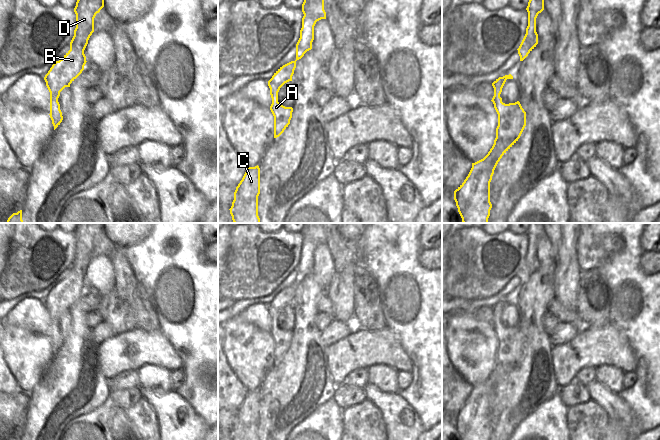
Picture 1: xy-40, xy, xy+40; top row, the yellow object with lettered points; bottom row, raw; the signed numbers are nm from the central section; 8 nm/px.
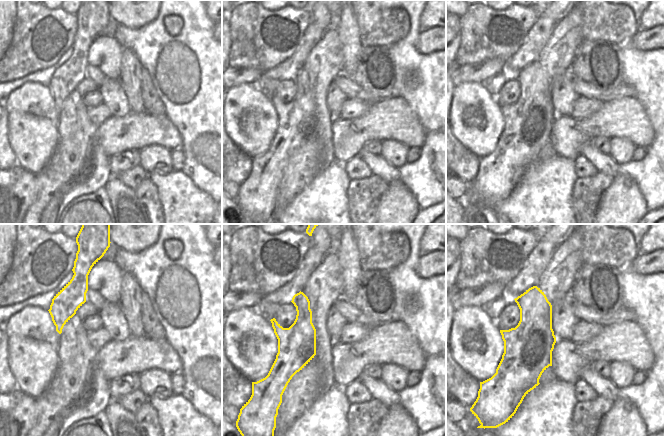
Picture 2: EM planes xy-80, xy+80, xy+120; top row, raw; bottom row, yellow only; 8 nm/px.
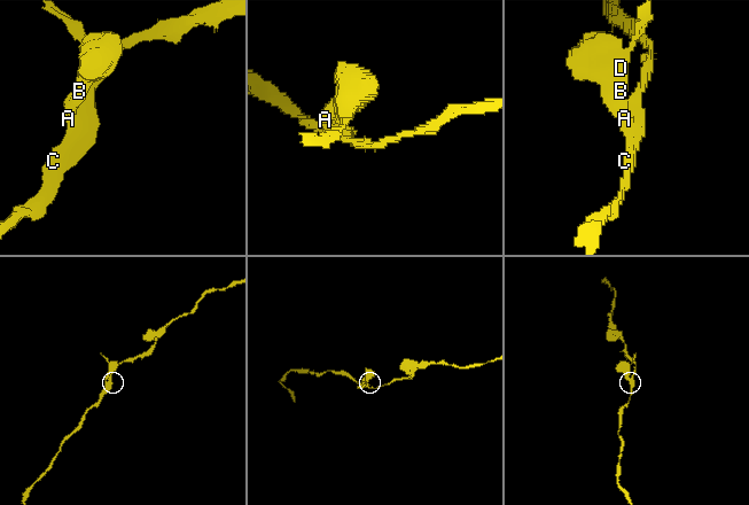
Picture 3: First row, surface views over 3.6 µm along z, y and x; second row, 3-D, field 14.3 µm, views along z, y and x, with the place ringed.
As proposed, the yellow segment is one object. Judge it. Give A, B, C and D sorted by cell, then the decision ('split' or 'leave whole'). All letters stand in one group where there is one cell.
A C / B D; split

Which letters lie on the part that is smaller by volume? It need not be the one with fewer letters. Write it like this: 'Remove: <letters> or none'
Remove: B, D.

